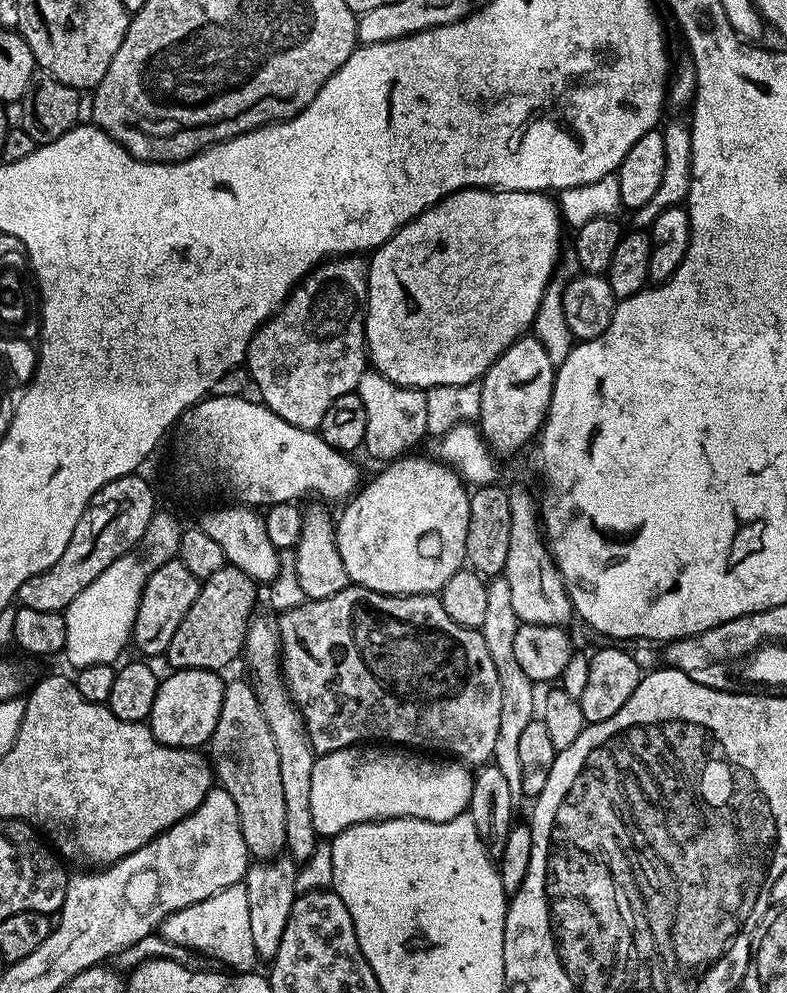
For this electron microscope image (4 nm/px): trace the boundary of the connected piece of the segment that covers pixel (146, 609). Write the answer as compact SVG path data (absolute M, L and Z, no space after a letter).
M179 558L166 562L148 580L140 606L136 611L136 622L132 628L131 641L134 648L145 652L148 656L163 657L170 646L170 638L174 638L174 630L182 626L182 618L190 614L190 606L194 606L194 598L198 598L202 581Z

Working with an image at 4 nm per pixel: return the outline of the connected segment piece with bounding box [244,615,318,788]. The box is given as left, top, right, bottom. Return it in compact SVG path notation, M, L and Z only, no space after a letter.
M257 615L248 625L244 652L246 660L248 656L249 666L252 667L251 679L254 681L258 702L262 706L262 714L266 718L266 726L270 726L270 734L274 734L274 746L278 746L278 770L282 770L282 788L310 788L310 778L318 756L308 740L308 728L304 725L300 709L292 701L288 685L284 682L282 645L277 621Z

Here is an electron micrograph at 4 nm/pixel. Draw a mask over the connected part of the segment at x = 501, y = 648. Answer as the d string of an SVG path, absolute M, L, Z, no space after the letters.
M496 578L487 587L486 618L482 631L486 638L486 650L490 650L490 658L494 661L494 670L498 670L498 682L502 686L502 718L498 722L498 742L494 742L494 764L502 770L502 774L506 774L506 782L510 787L519 790L522 786L522 765L518 763L518 741L522 730L526 730L526 726L530 726L537 715L538 692L532 680L526 678L522 666L518 666L514 659L514 634L518 621L514 606L510 606L510 586L504 579Z

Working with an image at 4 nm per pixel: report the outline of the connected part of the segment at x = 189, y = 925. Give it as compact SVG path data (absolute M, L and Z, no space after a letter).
M243 883L223 888L218 894L186 906L164 919L158 929L159 935L174 946L193 948L205 952L216 960L221 960L229 969L240 974L248 974L258 964L254 950L254 938L250 938L250 905L246 903L246 890Z

